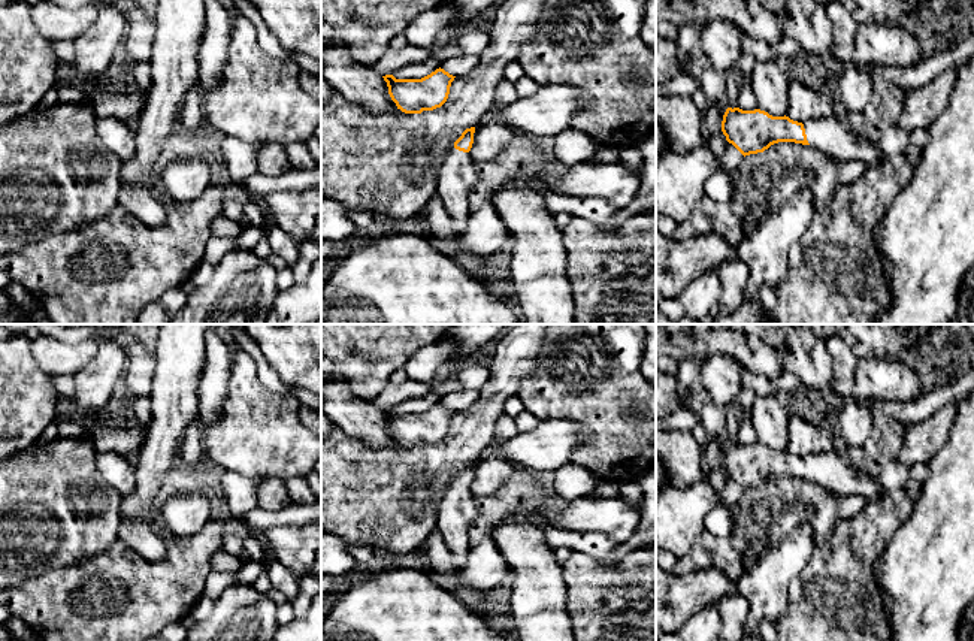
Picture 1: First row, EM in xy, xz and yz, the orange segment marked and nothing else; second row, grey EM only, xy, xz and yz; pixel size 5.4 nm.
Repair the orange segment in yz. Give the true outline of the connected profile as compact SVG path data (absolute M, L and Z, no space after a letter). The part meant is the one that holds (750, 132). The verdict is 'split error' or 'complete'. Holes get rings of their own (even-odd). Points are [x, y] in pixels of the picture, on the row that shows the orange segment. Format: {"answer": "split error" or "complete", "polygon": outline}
{"answer": "split error", "polygon": "M728 108L722 131L744 157L763 152L778 142L795 142L811 145L841 164L862 161L868 167L881 167L887 161L880 155L874 140L860 137L846 127L840 111L802 124L786 115L772 117L760 109Z"}

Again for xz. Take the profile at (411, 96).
{"answer": "complete", "polygon": "M439 67L421 79L396 79L393 75L382 78L397 109L405 114L421 114L441 108L447 102L456 76Z"}

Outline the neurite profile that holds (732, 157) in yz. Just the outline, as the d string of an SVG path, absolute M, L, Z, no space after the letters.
M728 142L723 160L720 161L720 167L723 167L729 175L738 170L744 155Z

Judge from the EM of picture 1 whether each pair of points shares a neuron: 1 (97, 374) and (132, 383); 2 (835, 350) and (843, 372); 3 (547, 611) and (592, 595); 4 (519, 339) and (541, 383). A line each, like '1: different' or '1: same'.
1: different
2: same
3: different
4: different

